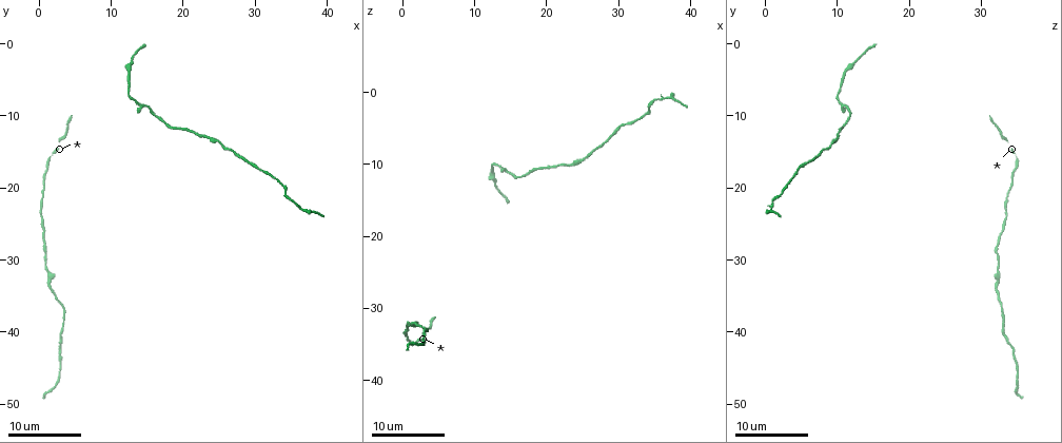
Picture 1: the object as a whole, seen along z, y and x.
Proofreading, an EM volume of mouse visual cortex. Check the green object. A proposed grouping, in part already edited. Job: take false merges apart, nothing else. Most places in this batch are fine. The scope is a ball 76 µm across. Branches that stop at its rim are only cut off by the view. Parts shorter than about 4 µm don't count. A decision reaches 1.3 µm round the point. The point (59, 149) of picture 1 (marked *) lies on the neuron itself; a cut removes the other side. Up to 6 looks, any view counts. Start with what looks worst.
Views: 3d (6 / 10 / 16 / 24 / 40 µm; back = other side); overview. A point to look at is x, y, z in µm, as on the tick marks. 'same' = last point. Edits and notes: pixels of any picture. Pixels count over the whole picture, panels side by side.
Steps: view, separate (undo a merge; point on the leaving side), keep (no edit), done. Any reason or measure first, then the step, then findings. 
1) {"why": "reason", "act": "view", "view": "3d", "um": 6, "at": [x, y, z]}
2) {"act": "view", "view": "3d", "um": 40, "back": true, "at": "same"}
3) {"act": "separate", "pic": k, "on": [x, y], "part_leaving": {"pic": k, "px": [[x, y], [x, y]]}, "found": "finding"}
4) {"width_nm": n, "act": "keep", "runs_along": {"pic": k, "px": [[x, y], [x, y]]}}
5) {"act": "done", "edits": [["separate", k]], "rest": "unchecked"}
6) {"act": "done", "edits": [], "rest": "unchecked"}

{"why": "side arm on a straight run", "act": "view", "view": "3d", "um": 10, "at": [14.5, 8.5, 10.5]}

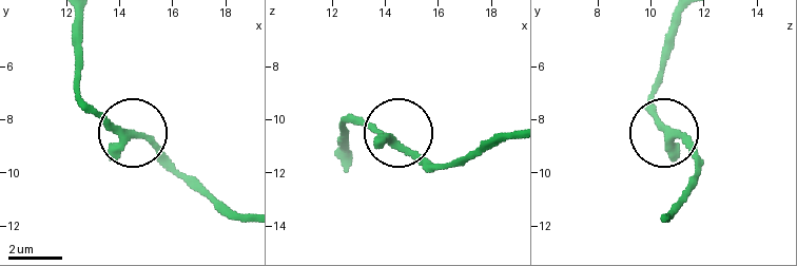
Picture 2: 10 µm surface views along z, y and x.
{"act": "view", "view": "3d", "um": 6, "at": [14.2, 8.6, 10.8]}

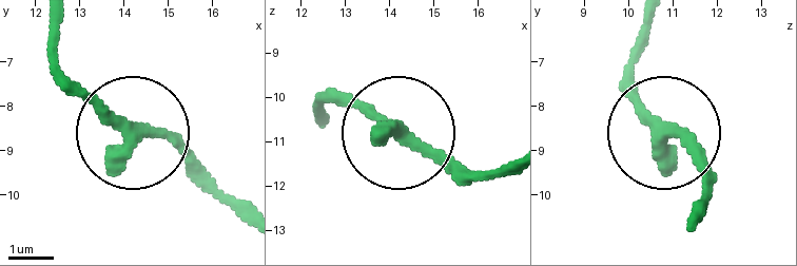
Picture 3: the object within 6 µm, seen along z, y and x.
{"side_arm_um": 36, "act": "keep", "found": "all the same neuron"}

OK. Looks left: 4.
{"why": "calibre changes", "act": "view", "view": "3d", "um": 16, "at": [25.0, 13.5, 9.5]}

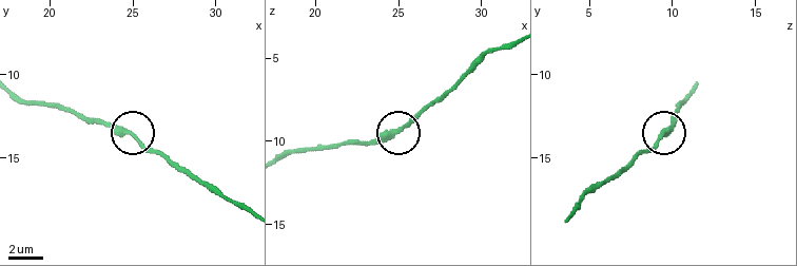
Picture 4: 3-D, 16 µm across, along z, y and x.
{"act": "keep", "found": "all the same neuron"}

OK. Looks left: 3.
{"why": "sudden change in width", "act": "view", "view": "3d", "um": 10, "at": [1.0, 31.5, 32.5]}

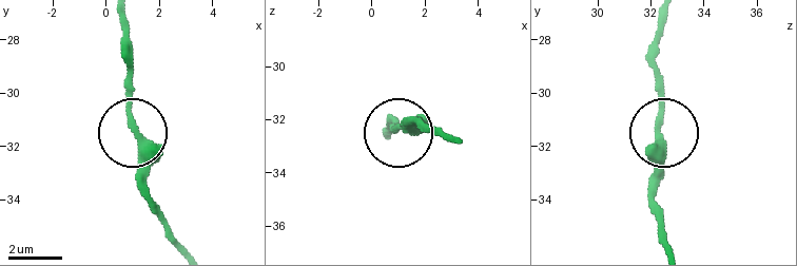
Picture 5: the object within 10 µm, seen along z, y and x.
{"act": "view", "view": "3d", "um": 10, "back": true, "at": [1.1, 31.5, 32.3]}

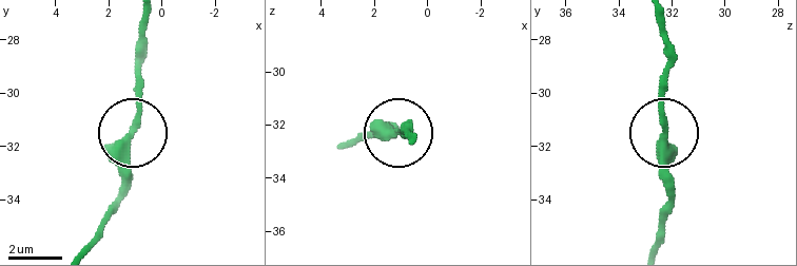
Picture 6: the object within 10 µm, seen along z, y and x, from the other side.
{"width_nm": 300, "act": "keep", "runs_along": {"pic": 6, "px": [[148, 17], [121, 205]]}, "found": "continuous, no second neuron"}

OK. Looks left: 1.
{"act": "done", "edits": [], "rest": "unchecked"}

